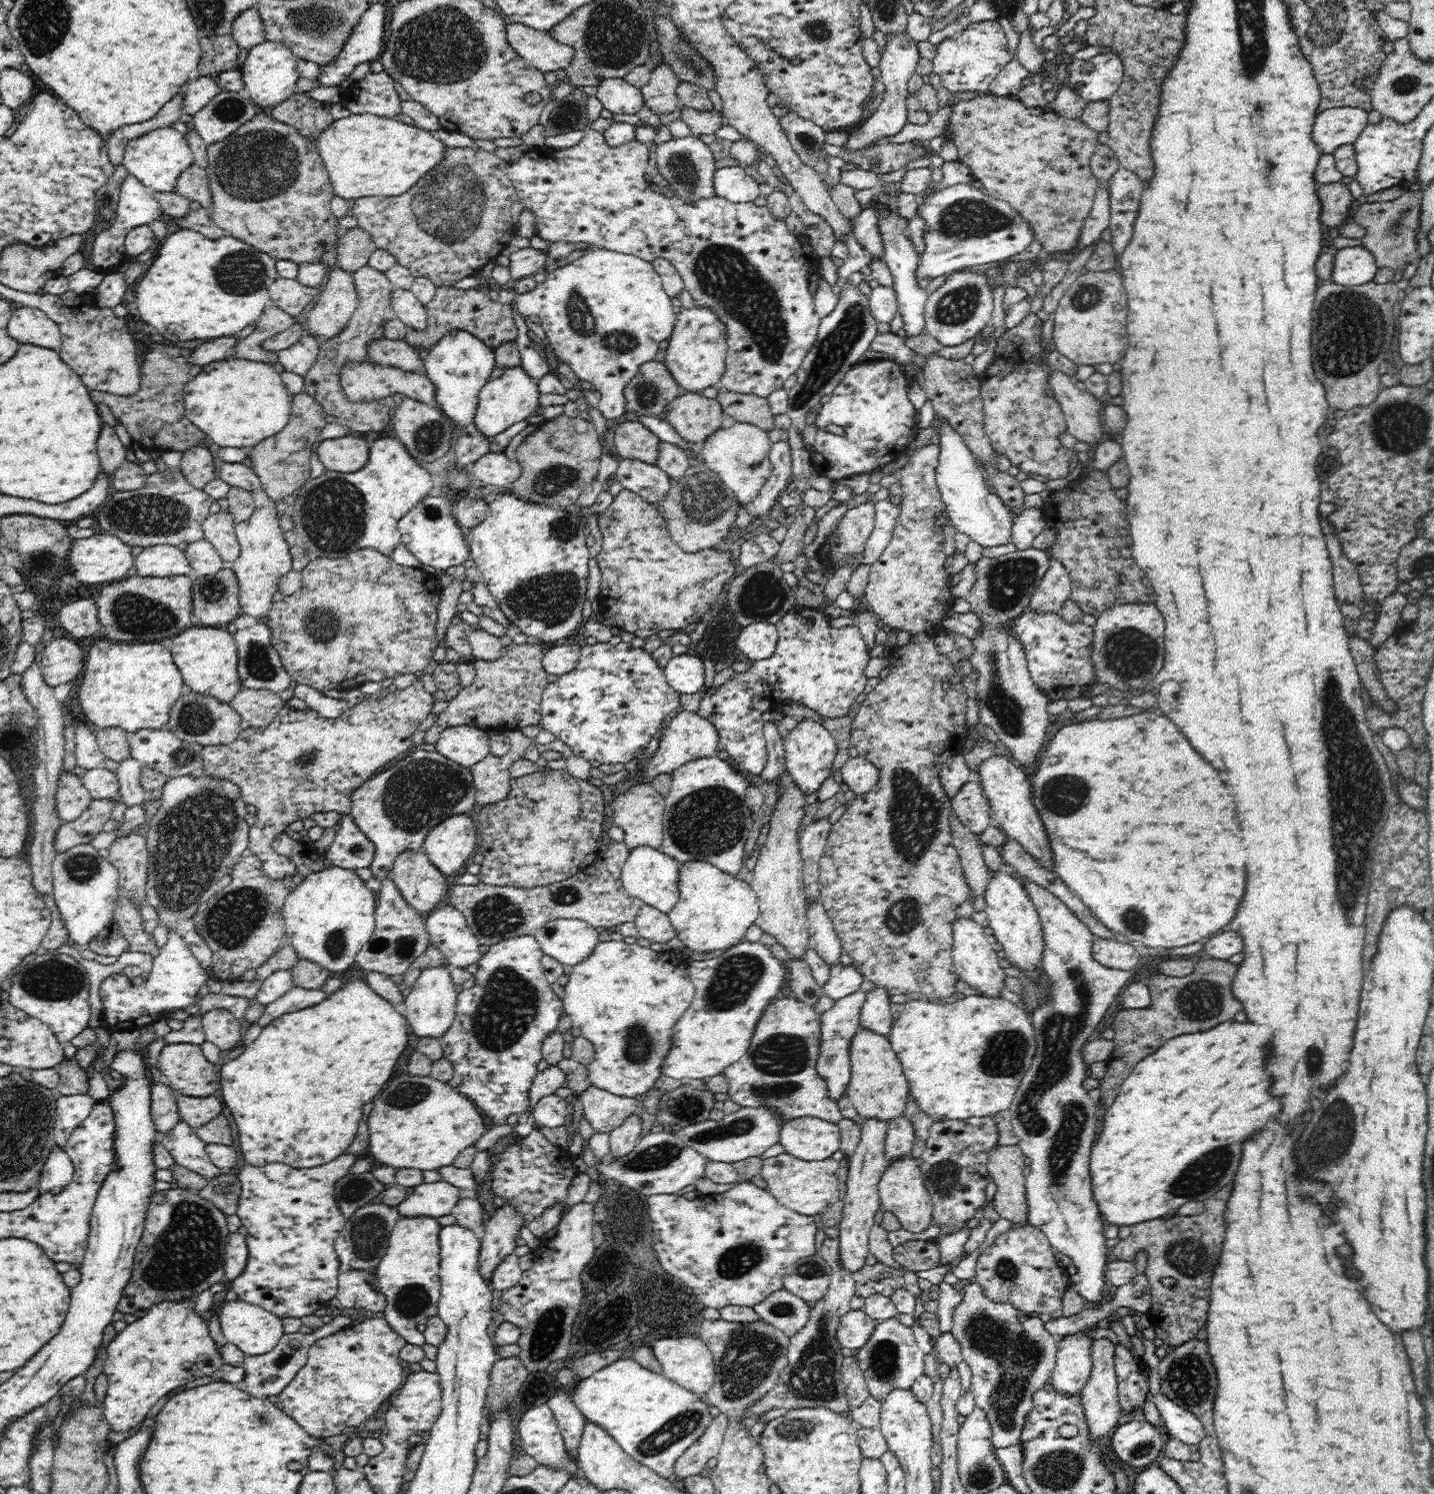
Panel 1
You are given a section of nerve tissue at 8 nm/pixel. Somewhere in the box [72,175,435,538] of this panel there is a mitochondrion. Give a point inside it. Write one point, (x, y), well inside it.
(243, 272)

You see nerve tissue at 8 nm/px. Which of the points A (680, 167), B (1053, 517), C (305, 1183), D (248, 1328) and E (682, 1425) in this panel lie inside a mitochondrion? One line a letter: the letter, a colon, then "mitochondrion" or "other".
A: mitochondrion
B: other
C: other
D: other
E: mitochondrion

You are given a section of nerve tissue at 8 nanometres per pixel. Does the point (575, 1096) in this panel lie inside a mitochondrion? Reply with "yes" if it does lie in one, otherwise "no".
no

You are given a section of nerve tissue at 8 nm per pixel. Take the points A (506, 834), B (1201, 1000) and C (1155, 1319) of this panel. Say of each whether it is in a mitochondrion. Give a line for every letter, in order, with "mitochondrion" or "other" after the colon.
A: other
B: mitochondrion
C: other

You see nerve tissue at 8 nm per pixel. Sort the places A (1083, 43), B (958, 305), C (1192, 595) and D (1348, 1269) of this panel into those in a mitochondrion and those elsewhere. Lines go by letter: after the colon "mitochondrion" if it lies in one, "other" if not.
A: other
B: mitochondrion
C: other
D: other

